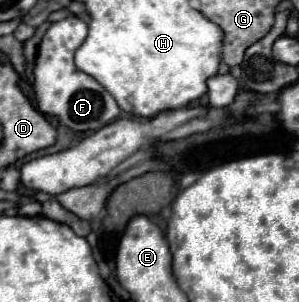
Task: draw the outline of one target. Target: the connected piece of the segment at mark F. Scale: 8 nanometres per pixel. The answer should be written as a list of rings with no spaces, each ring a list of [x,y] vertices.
[[[69,16],[51,24],[51,28],[39,42],[39,60],[35,58],[33,66],[33,94],[37,110],[47,116],[55,116],[61,126],[73,132],[99,130],[121,114],[115,98],[95,78],[77,70],[77,66],[73,64],[73,54],[85,38],[87,24],[77,16]]]

